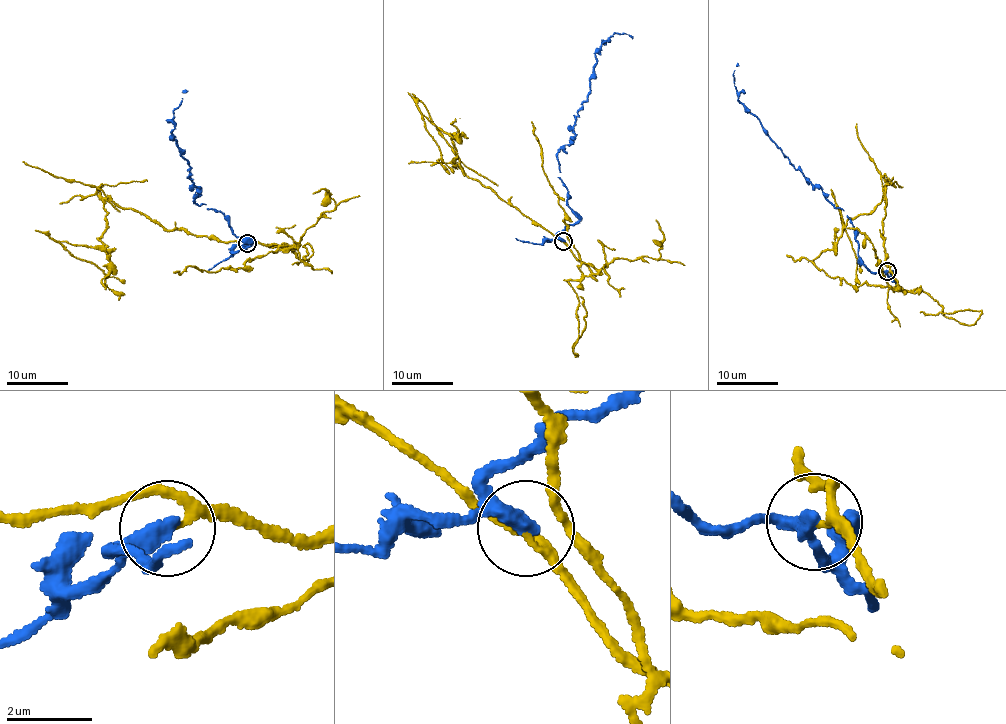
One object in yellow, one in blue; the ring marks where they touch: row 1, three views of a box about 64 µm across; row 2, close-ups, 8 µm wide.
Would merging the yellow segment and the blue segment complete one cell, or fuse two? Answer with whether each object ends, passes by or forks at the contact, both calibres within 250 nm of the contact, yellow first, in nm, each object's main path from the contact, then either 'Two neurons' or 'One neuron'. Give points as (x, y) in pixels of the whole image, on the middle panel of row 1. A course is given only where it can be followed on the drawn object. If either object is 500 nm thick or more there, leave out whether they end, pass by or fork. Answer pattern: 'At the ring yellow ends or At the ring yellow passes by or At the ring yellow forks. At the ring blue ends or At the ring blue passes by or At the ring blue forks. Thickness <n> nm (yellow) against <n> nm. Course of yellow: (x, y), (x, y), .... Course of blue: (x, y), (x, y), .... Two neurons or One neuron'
At the ring yellow passes by. At the ring blue ends. Thickness 120 nm (yellow) against 440 nm. Course of yellow: (562, 240), (467, 178), (454, 165), (455, 138), (421, 115), (439, 147), (437, 160), (449, 173). Course of blue: (562, 240), (558, 234), (577, 219), (558, 177), (557, 156), (574, 136), (599, 46), (614, 34), (633, 39). Two neurons

